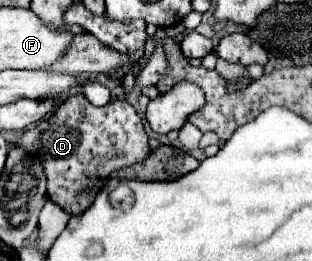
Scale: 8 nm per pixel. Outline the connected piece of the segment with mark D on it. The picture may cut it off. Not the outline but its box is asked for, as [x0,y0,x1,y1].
[16,95,150,215]

